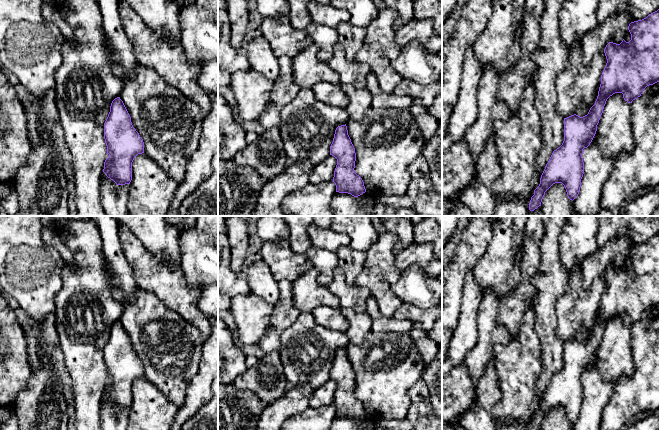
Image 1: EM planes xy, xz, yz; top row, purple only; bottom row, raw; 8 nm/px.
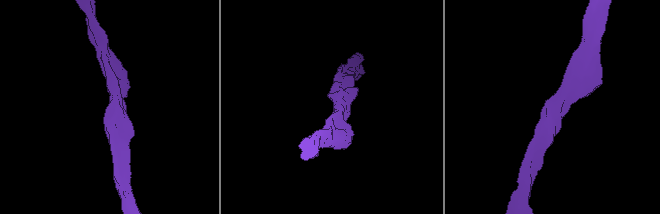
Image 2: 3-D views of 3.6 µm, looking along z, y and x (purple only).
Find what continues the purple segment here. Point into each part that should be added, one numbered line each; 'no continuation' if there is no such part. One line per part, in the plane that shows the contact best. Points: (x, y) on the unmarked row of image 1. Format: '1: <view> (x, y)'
no continuation

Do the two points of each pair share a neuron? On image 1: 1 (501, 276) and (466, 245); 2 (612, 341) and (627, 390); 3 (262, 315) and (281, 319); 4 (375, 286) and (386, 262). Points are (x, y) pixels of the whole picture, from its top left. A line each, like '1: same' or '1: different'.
1: different
2: different
3: different
4: different

